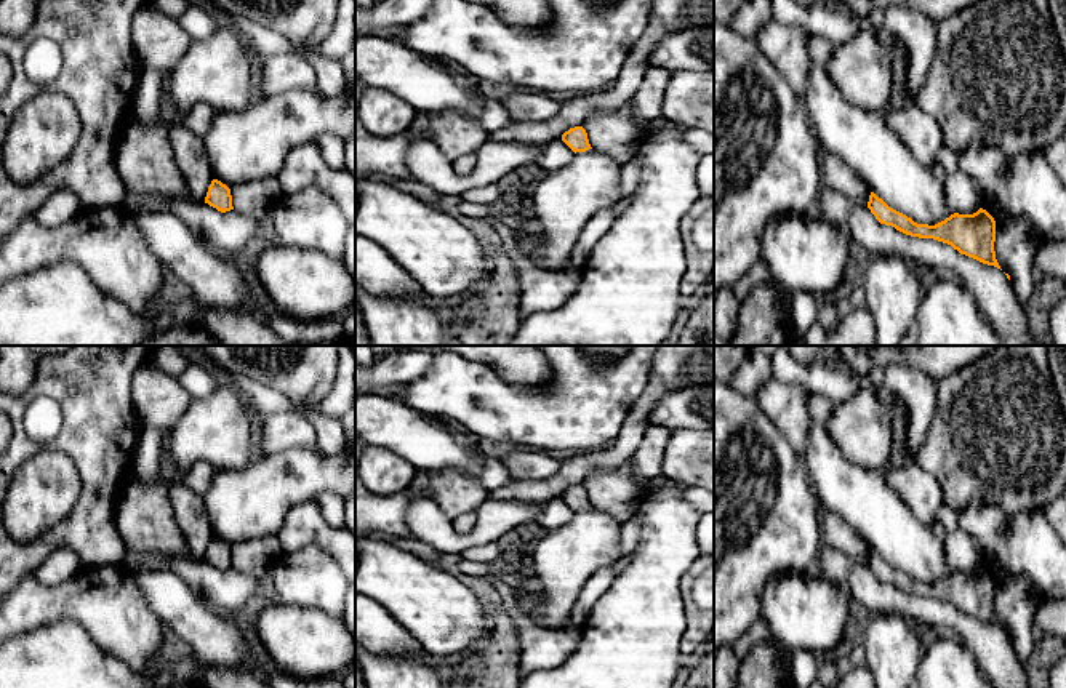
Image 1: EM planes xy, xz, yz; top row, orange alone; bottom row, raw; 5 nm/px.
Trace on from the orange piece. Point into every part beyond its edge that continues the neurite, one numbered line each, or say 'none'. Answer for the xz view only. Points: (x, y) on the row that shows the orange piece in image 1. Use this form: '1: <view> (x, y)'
none

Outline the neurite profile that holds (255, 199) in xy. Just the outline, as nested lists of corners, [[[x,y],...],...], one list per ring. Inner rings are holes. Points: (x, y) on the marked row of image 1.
[[[262,178],[230,189],[234,211],[267,222],[271,210],[282,197],[279,179]]]

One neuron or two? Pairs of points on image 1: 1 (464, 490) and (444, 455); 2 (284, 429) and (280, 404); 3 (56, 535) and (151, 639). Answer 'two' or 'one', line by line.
1: two
2: two
3: two

